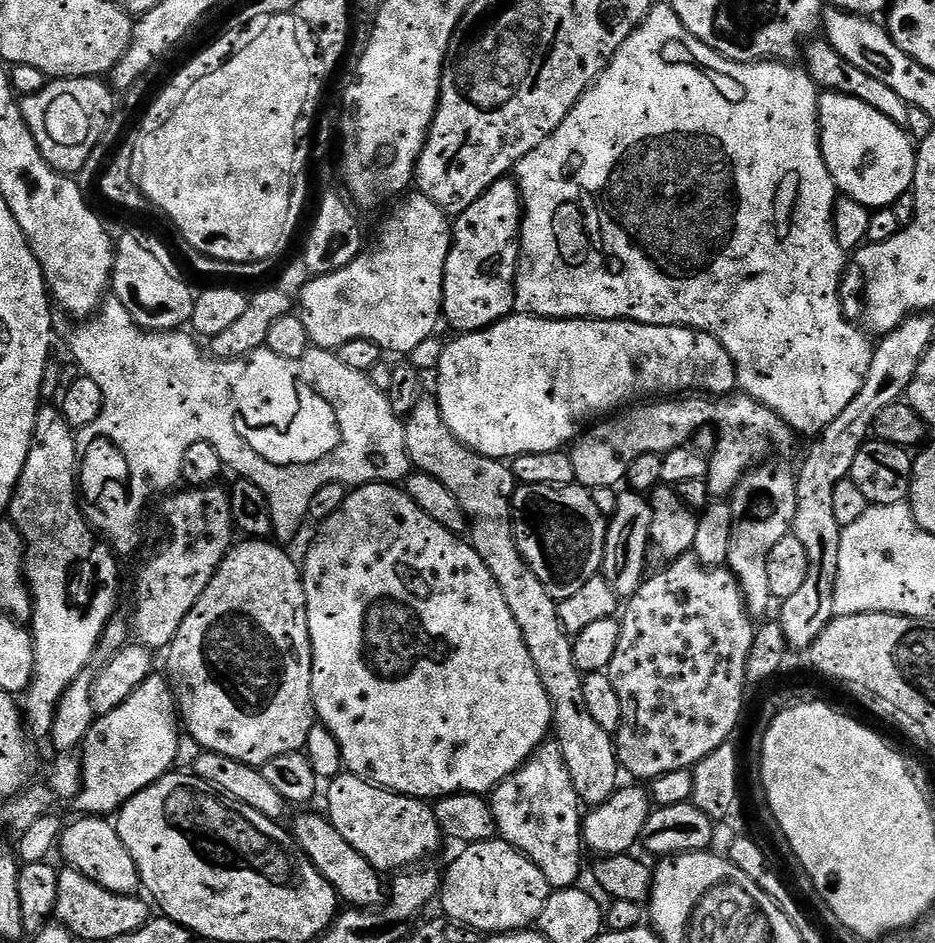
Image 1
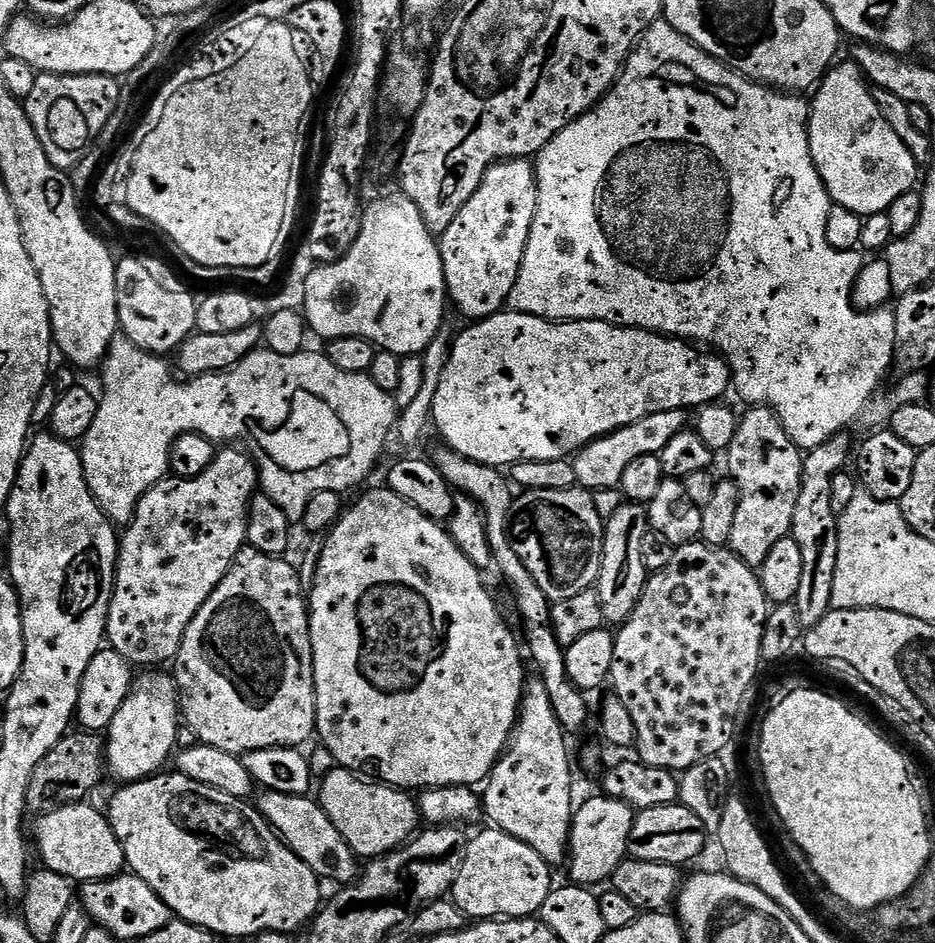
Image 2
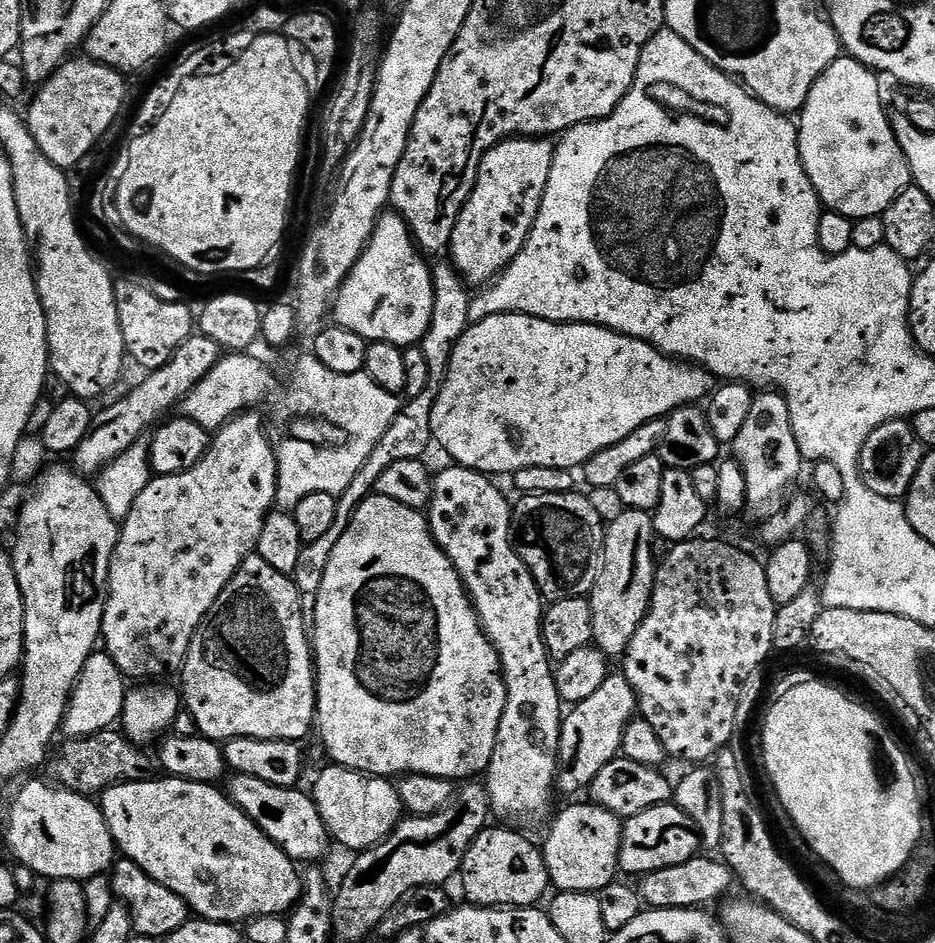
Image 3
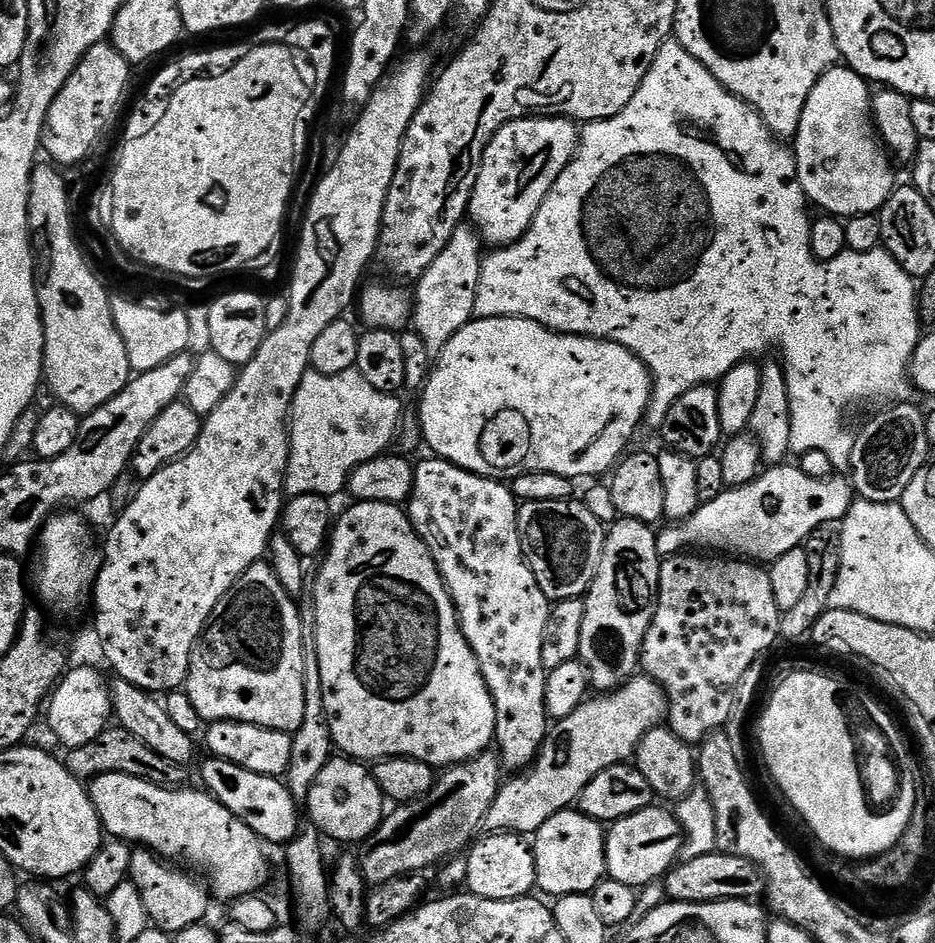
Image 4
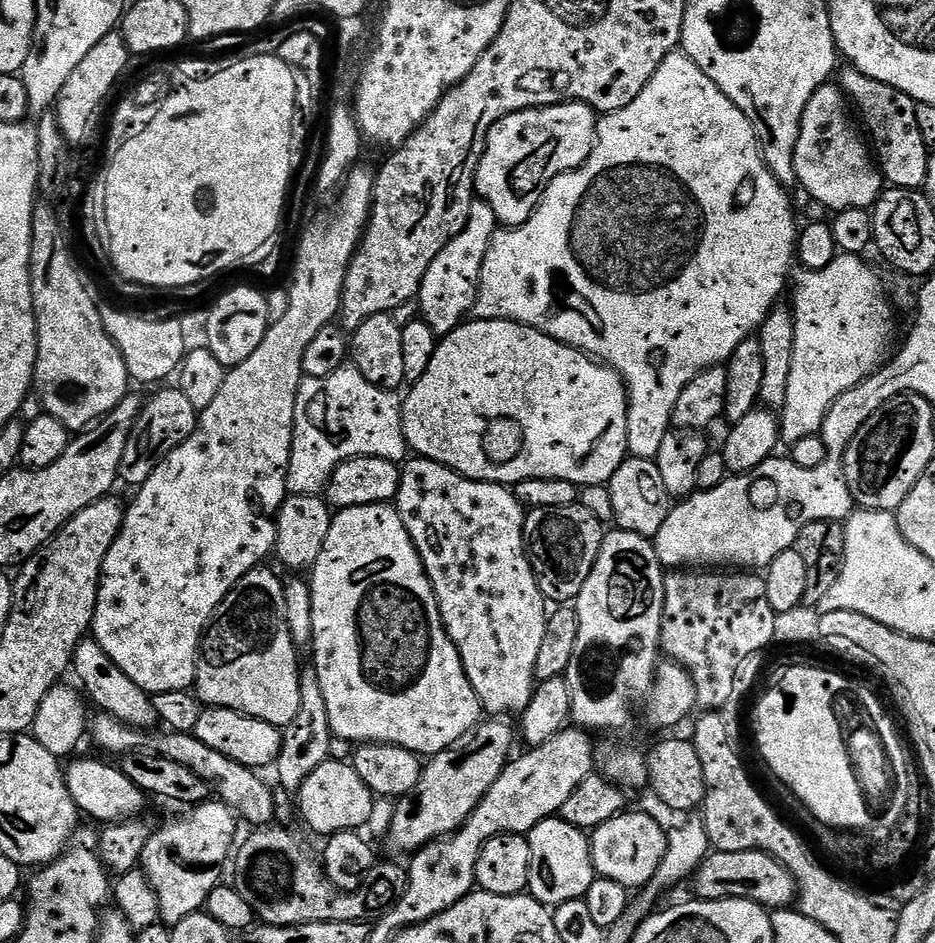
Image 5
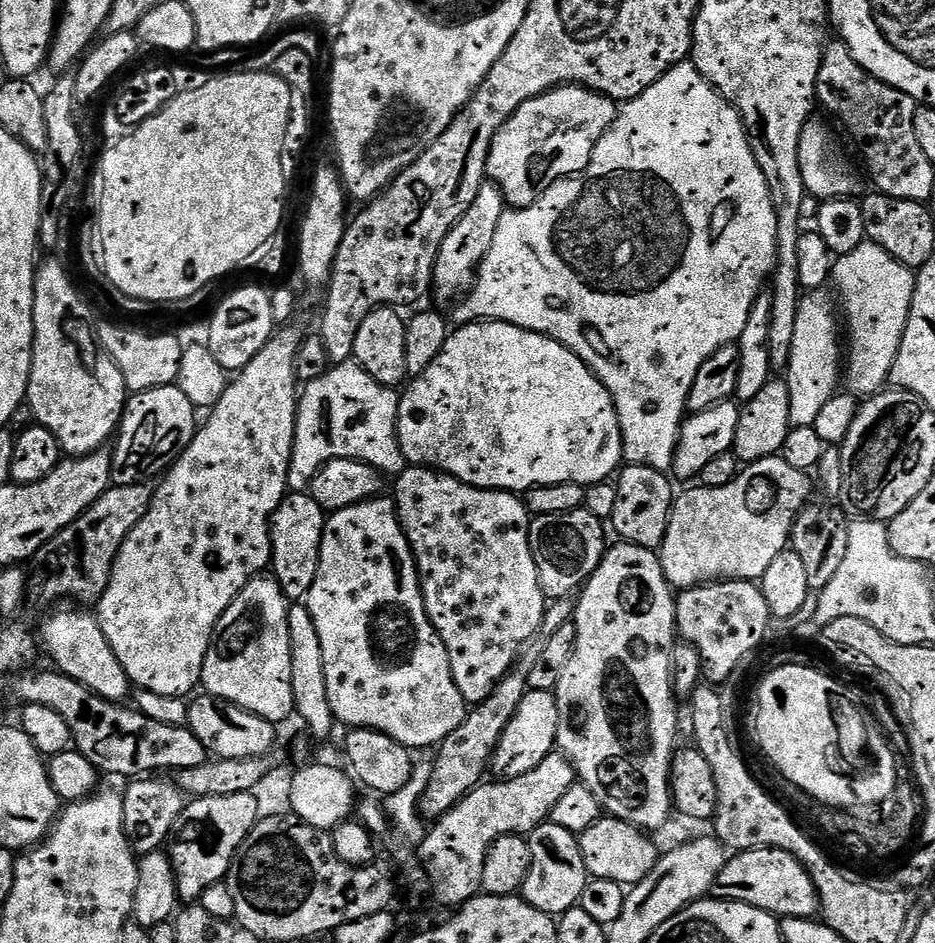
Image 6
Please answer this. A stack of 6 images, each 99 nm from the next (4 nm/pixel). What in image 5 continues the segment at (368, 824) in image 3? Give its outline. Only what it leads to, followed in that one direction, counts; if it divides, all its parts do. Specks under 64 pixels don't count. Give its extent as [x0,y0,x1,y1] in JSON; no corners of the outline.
[300,758,374,838]

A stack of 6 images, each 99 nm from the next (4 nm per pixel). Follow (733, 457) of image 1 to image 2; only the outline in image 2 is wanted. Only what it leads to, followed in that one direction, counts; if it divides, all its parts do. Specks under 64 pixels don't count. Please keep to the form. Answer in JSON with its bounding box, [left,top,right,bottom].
[572,410,683,490]

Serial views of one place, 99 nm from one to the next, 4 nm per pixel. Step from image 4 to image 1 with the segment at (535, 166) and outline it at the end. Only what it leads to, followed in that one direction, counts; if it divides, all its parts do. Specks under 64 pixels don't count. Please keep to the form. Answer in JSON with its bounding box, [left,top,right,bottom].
[442,178,521,333]

